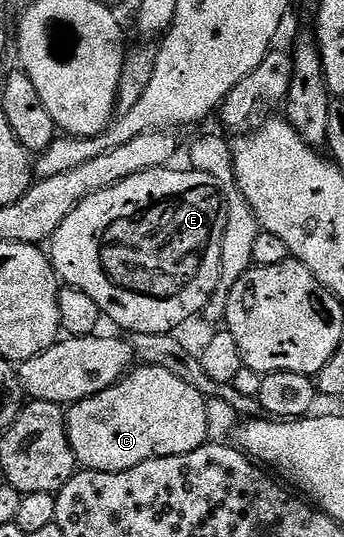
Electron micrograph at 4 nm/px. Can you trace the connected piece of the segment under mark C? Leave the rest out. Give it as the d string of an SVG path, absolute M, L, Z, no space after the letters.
M132 367L113 387L74 401L65 415L75 459L93 472L124 472L141 466L141 462L184 456L209 440L205 397L161 368Z

